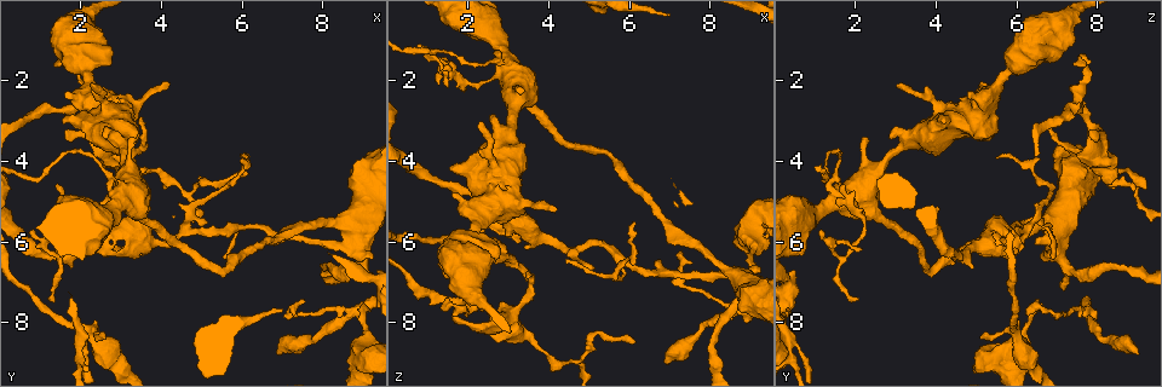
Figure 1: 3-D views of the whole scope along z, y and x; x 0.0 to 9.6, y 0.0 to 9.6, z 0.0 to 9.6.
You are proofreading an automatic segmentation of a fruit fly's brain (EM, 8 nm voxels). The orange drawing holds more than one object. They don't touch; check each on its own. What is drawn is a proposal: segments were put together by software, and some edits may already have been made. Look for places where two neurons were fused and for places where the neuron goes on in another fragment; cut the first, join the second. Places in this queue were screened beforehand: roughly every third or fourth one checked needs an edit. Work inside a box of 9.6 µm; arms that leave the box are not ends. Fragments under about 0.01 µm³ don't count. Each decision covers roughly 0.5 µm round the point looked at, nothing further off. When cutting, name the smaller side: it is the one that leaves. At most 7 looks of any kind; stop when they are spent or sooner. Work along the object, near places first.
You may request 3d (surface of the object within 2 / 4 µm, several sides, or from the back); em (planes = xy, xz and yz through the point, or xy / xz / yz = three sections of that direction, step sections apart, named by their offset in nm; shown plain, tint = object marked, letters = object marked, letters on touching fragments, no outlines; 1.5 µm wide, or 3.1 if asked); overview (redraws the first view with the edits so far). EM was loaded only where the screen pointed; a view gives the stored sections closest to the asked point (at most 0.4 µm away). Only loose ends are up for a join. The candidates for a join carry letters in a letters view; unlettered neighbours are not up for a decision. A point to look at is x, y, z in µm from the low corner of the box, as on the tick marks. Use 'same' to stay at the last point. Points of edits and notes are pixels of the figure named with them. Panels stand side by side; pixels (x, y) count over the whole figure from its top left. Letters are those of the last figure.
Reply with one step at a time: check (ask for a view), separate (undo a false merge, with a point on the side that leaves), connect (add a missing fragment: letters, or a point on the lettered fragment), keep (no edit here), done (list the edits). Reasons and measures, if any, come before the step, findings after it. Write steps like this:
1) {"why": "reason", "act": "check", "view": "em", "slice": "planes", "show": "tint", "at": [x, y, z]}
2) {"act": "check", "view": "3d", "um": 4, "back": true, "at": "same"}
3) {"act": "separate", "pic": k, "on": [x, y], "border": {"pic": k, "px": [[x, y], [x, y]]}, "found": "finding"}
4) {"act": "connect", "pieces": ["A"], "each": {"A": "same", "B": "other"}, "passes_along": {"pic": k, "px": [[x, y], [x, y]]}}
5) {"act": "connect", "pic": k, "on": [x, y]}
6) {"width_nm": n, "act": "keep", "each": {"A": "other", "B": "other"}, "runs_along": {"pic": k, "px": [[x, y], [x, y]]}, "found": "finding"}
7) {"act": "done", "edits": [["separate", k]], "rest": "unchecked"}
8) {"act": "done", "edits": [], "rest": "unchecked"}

{"act": "check", "view": "3d", "um": 4, "at": [5.10, 5.55, 6.75]}

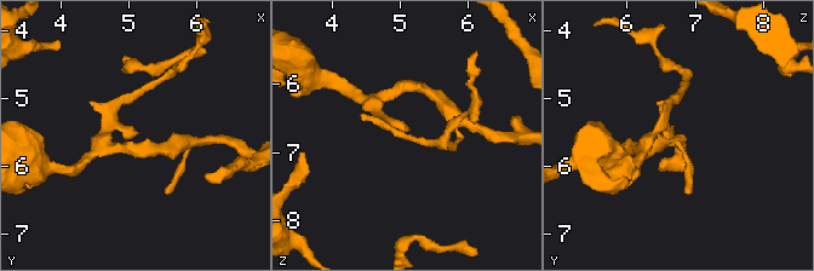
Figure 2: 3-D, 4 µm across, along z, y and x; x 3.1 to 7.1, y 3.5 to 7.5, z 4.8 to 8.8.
{"why": "now the EM", "act": "check", "view": "em", "slice": "planes", "show": "letters", "at": [5.10, 5.50, 6.70]}

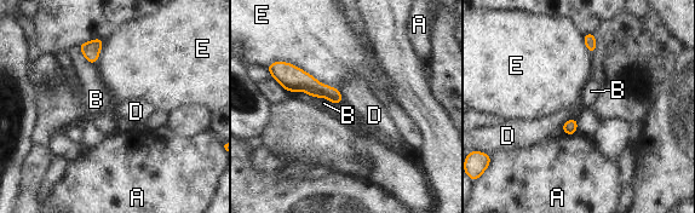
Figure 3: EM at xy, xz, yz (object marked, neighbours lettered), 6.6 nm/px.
{"longest_contact_nm": ["E", 460], "act": "keep", "each": {"A": "other", "B": "other", "D": "other", "E": "other"}, "border": {"pic": 3, "px": [[575, 117], [570, 117], [561, 125]]}, "found": "none of them fits"}

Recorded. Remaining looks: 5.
{"why": "an open end", "act": "check", "view": "3d", "um": 4, "at": [3.45, 6.15, 6.15]}

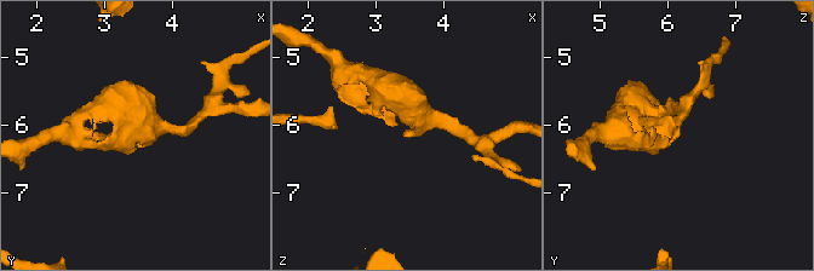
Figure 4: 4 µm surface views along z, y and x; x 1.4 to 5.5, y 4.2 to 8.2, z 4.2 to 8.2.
{"arm_widths_nm": [180, 420], "why": "now the EM", "act": "check", "view": "em", "slice": "xz", "step": 4, "show": "tint", "at": [3.40, 6.05, 6.15]}

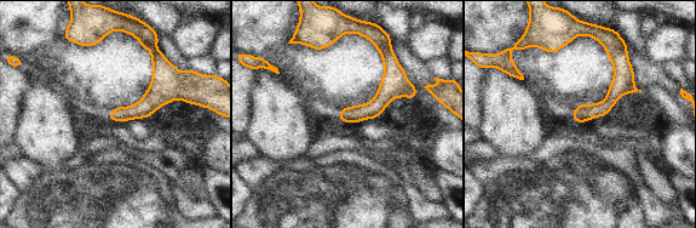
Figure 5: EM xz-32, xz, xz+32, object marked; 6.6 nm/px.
{"why": "what lies round it", "act": "check", "view": "em", "slice": "xz", "step": 4, "show": "letters", "at": "same"}

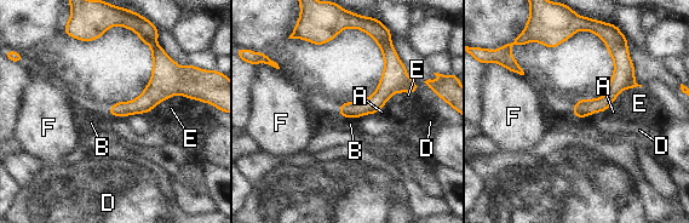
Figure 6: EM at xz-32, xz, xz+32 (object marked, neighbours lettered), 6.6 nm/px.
{"longest_contact_nm": ["E", 220], "act": "keep", "each": {"A": "other", "B": "other", "D": "other", "E": "other", "F": "other"}, "border": {"pic": 6, "px": [[107, 113], [125, 118]]}, "found": "no lettered fragment goes on from it"}

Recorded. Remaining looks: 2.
{"why": "arms part here", "act": "check", "view": "3d", "um": 4, "at": [2.00, 5.35, 2.05]}

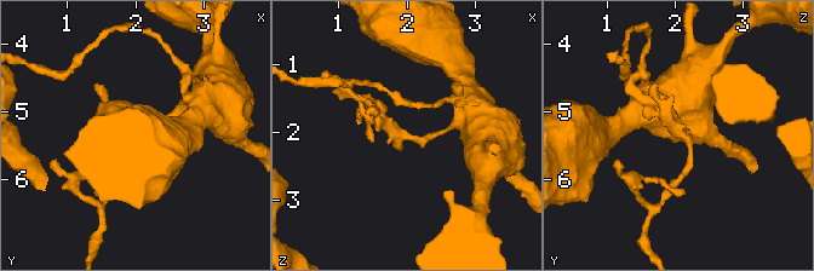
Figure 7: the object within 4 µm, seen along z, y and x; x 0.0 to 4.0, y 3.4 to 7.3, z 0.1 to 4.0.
{"why": "shape alone is not enough", "act": "check", "view": "em", "slice": "xy", "step": 4, "show": "letters", "at": [1.95, 5.25, 2.10]}

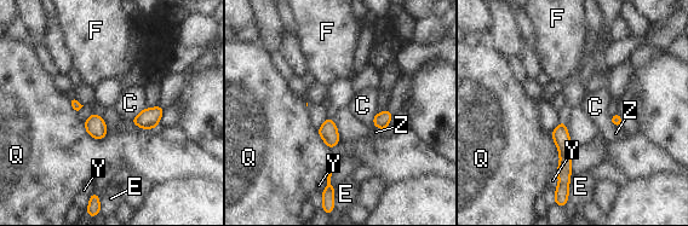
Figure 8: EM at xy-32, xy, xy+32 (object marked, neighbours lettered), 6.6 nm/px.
{"act": "keep", "each": {"C": "other", "E": "other", "F": "other", "Q": "other", "Y": "other", "Z": "other"}, "runs_along": {"pic": 8, "px": [[562, 125], [565, 148], [563, 180]]}, "found": "continuous, no second neuron"}

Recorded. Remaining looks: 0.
{"act": "done", "edits": [], "rest": "unchecked"}

